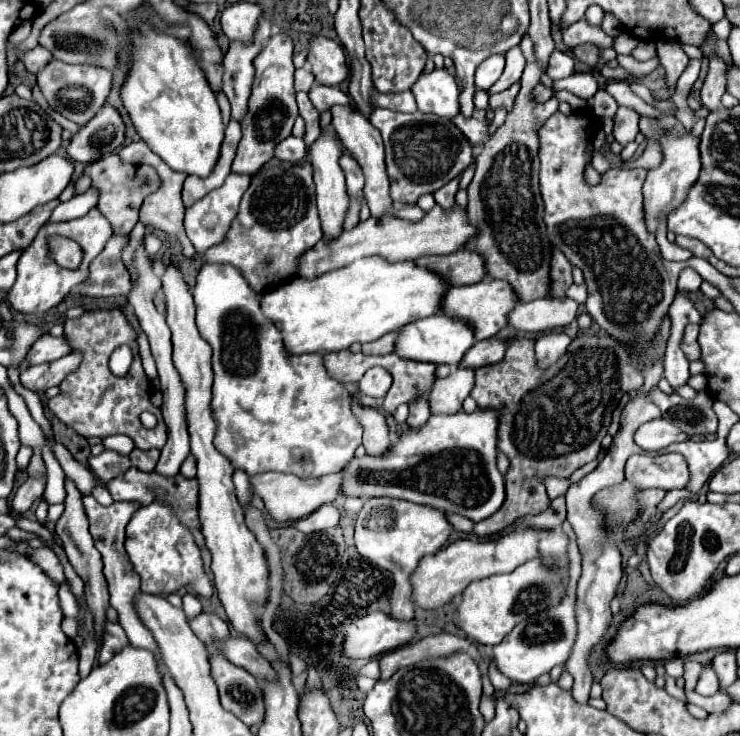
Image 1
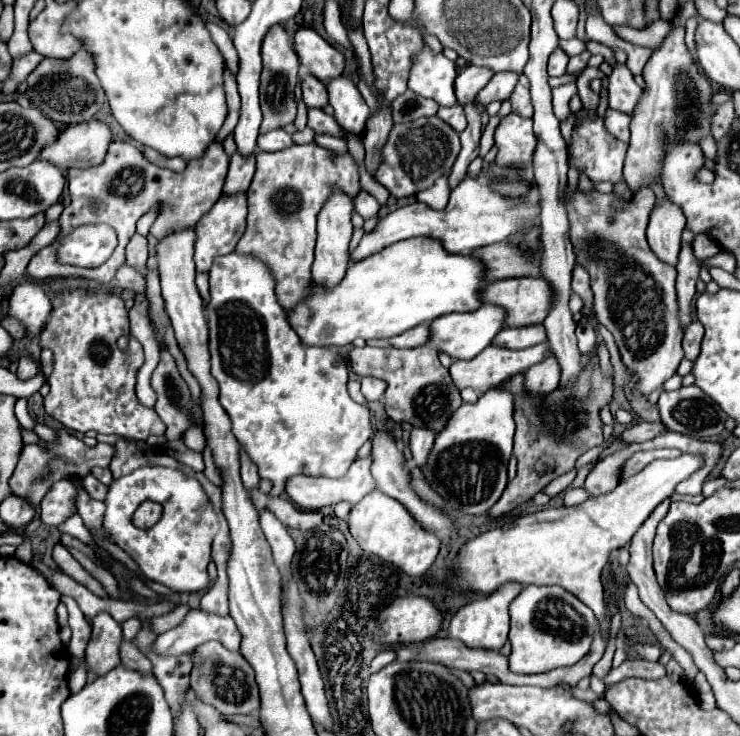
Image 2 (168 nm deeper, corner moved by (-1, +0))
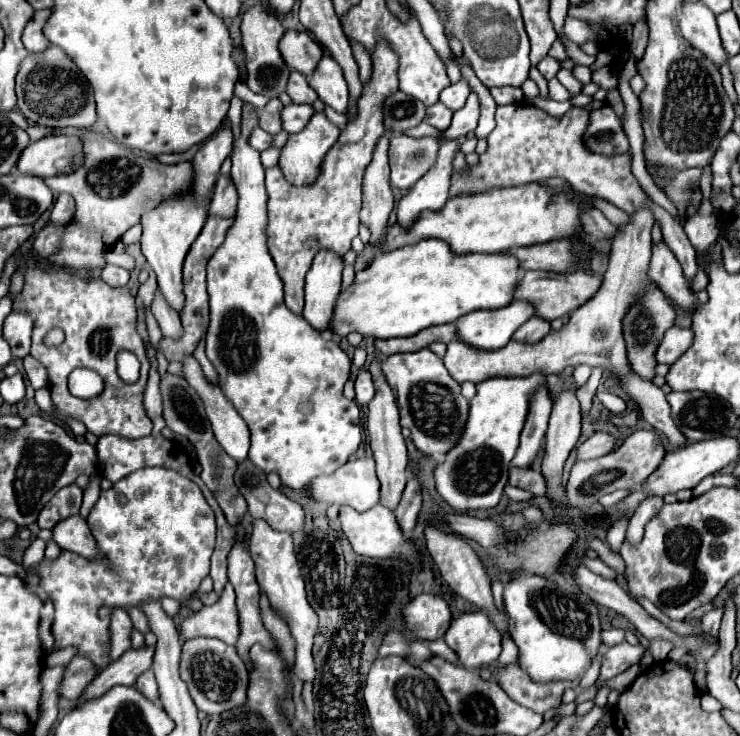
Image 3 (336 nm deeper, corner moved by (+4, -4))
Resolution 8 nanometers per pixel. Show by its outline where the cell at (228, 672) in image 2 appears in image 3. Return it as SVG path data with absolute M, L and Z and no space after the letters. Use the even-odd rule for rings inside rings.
M210 637L188 639L182 645L180 677L188 685L188 691L196 707L206 715L220 715L228 709L240 707L246 701L246 689L248 689L246 663L240 659L236 647L226 645L220 639L210 639Z

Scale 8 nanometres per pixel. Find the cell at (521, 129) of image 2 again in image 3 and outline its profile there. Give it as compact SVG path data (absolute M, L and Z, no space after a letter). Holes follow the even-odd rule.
M498 105L496 109L496 129L488 135L488 149L480 155L476 165L468 165L464 171L452 177L450 199L456 195L472 195L474 191L488 191L492 187L518 187L528 183L540 183L552 177L566 179L572 189L582 195L602 197L626 213L634 213L638 209L648 207L654 215L654 221L662 227L662 237L668 249L680 261L684 275L688 281L698 271L696 253L692 243L688 241L682 225L674 215L670 215L664 207L656 205L638 185L630 171L630 155L596 155L588 151L582 143L582 135L588 127L588 111L572 107L562 117L552 117L546 111L534 105Z

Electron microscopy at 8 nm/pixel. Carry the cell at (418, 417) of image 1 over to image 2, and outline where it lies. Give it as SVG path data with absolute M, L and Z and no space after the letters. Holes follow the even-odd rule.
M423 427L411 429L409 447L411 447L411 453L413 453L413 463L417 463L417 467L425 465L425 459L429 455L431 447L433 447L433 439L435 439L435 433L429 431L429 429L423 429Z

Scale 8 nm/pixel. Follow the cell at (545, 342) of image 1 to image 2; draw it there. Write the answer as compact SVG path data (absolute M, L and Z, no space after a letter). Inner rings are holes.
M549 353L549 359L543 359L525 371L525 391L541 395L551 393L559 385L559 377L561 367L557 367L557 359L553 359L553 353Z

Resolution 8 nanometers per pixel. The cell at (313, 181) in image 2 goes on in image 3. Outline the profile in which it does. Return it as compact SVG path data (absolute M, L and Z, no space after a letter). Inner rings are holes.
M378 43L372 53L374 73L370 83L358 101L358 117L340 133L336 145L330 149L322 163L322 173L314 185L296 187L286 183L280 167L266 169L266 191L268 191L268 247L276 263L278 275L284 279L286 305L292 313L300 315L304 307L304 277L312 265L318 251L328 249L336 255L344 255L350 249L352 239L358 235L358 213L362 207L362 179L368 163L372 161L372 151L376 149L376 139L384 135L382 123L382 101L398 91L398 55L386 45Z

